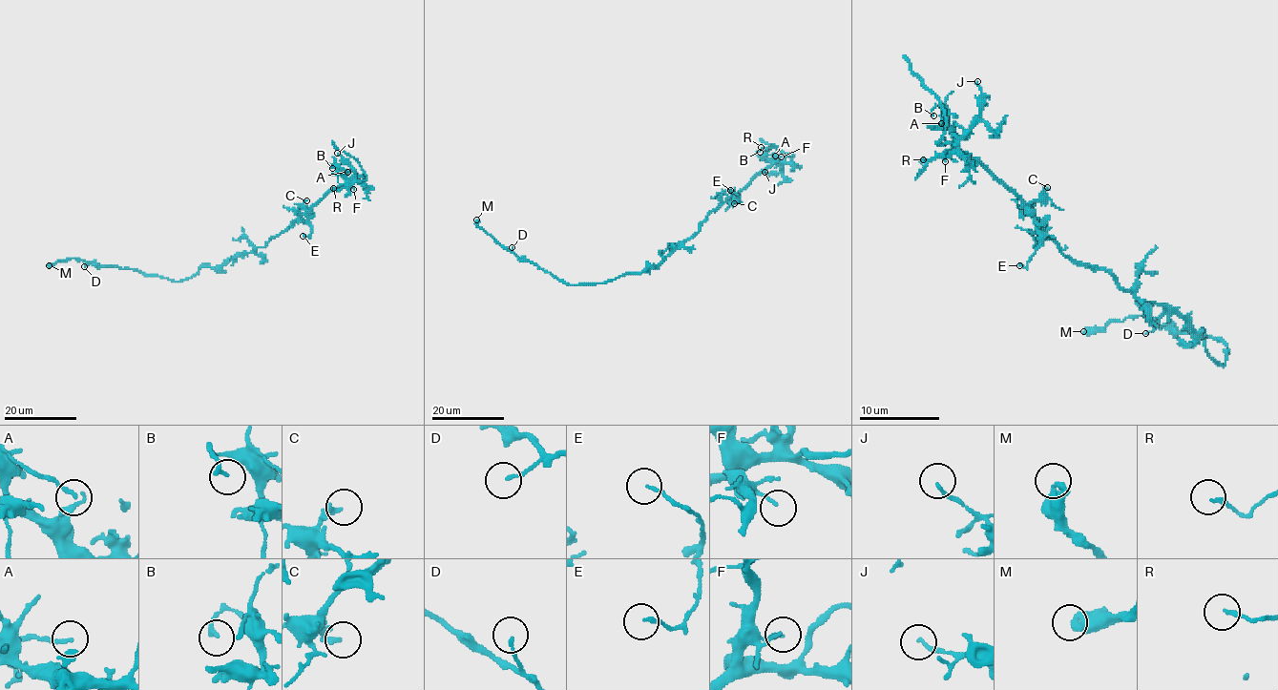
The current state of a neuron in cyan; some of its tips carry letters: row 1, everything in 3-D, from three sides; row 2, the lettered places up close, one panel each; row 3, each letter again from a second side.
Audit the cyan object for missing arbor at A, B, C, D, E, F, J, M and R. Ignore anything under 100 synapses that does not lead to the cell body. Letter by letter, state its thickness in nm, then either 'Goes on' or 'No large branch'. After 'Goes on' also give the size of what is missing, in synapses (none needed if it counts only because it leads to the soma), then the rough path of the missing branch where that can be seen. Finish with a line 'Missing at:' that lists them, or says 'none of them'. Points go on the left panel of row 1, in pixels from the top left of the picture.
A: Thickness 120 nm. No large branch
B: Thickness 180 nm. No large branch
C: Thickness 140 nm. No large branch
D: Thickness 120 nm. No large branch
E: Thickness 110 nm. No large branch
F: Thickness 100 nm. No large branch
J: Thickness 120 nm. No large branch
M: Thickness 440 nm. No large branch
R: Thickness 160 nm. No large branch
Missing at: none of them

